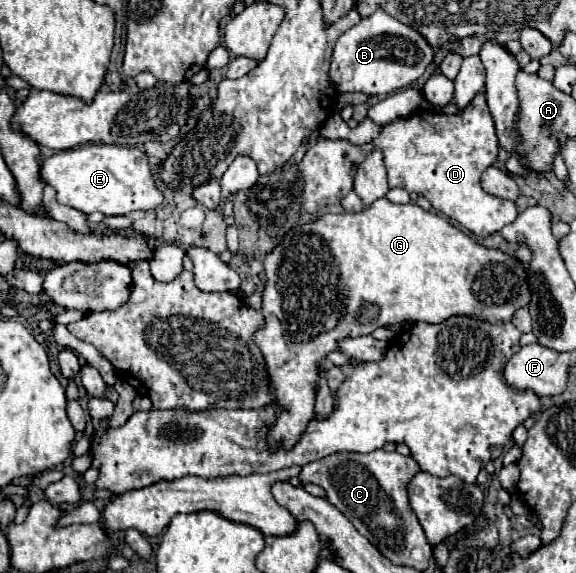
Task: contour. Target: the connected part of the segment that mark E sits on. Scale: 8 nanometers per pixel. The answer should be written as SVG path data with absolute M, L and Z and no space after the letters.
M85 145L85 147L75 147L69 151L59 151L53 157L49 157L43 165L41 165L41 179L49 185L55 187L57 191L57 201L61 205L73 207L85 215L99 211L105 217L113 217L113 215L129 215L133 211L149 211L155 209L159 205L163 205L163 193L161 189L155 185L155 173L153 173L153 165L149 163L147 155L135 147L121 147L121 145Z

